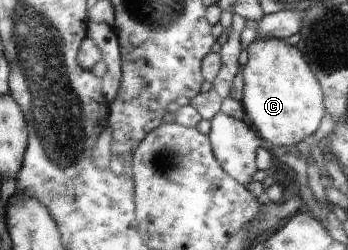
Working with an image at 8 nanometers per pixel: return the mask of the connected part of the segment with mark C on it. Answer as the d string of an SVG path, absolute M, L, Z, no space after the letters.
M257 39L248 47L249 59L244 65L243 98L241 103L249 123L256 130L257 135L265 142L269 149L274 147L291 147L312 137L321 125L326 112L323 106L322 90L313 75L311 68L299 53L295 45L289 45L285 39Z

